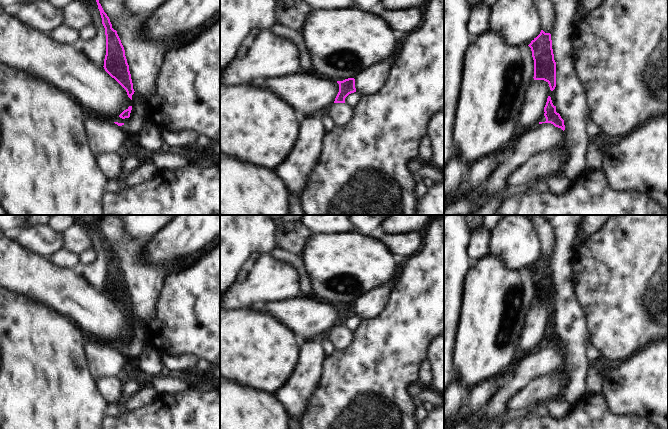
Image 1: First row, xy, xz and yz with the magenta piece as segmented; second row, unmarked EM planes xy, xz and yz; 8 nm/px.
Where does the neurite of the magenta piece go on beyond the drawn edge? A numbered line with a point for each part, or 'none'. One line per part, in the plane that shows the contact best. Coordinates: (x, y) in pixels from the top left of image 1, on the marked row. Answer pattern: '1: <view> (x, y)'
none

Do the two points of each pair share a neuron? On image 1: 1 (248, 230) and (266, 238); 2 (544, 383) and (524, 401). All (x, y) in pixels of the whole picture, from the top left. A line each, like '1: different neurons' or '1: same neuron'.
1: same neuron
2: same neuron

